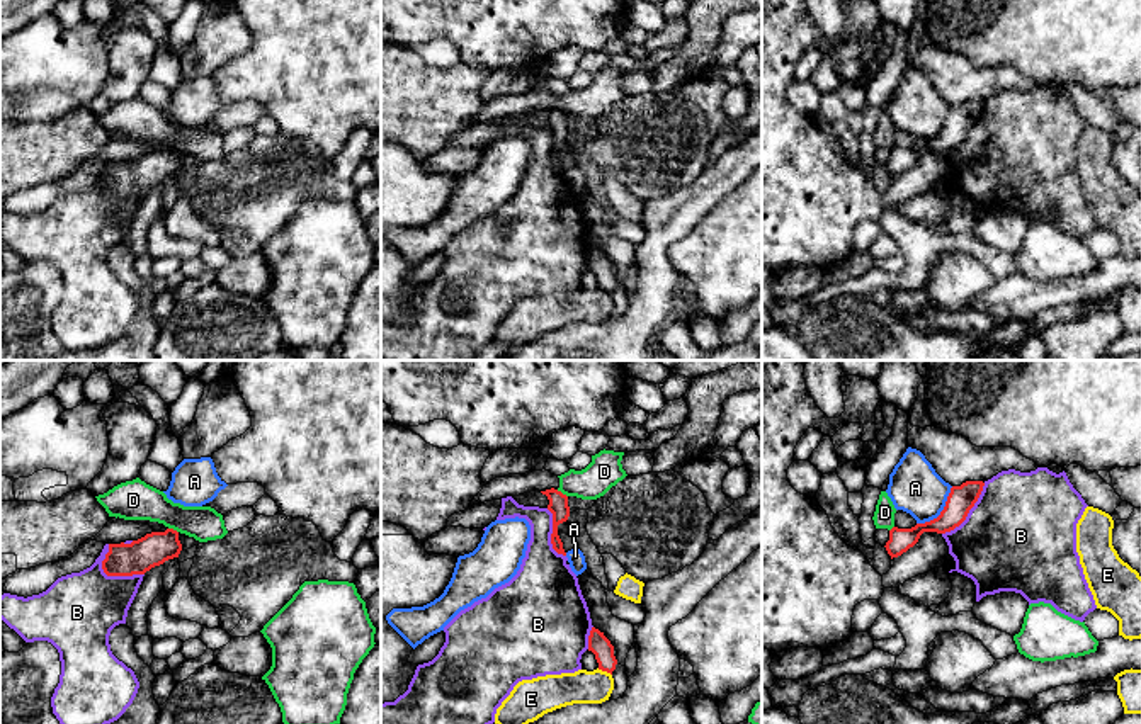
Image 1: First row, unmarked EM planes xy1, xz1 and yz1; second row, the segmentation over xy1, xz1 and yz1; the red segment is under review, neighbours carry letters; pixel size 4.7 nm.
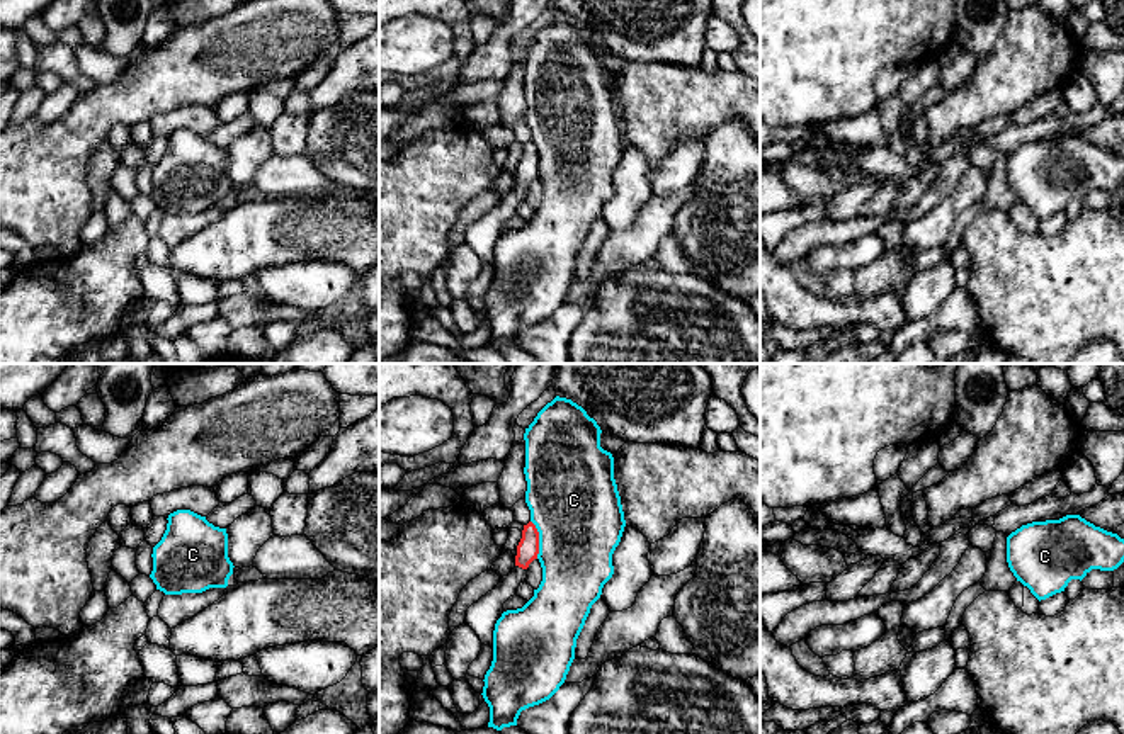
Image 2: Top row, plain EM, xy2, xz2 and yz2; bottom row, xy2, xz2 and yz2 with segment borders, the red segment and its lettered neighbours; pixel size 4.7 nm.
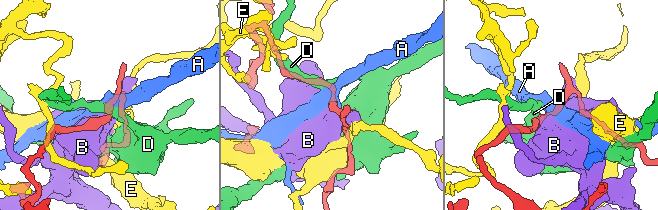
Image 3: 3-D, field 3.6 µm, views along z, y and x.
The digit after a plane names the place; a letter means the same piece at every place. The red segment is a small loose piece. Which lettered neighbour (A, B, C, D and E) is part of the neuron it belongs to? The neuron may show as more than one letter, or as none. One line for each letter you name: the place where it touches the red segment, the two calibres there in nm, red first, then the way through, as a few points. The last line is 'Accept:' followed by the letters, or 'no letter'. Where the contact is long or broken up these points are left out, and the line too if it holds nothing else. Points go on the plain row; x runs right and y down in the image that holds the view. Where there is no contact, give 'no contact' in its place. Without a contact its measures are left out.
Accept: no letter

